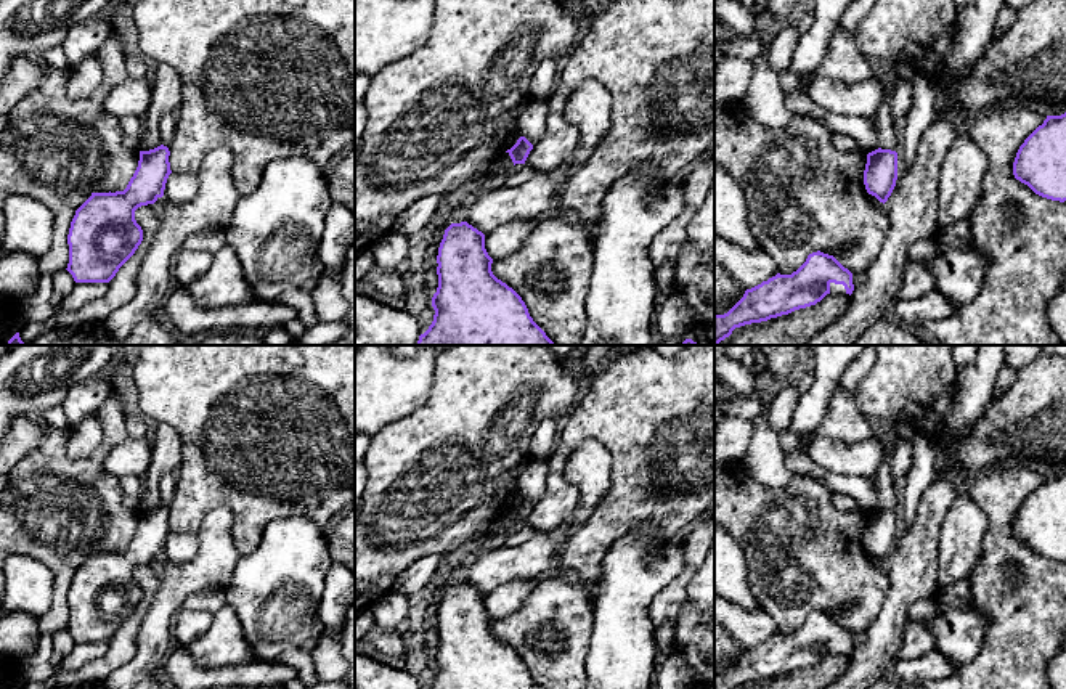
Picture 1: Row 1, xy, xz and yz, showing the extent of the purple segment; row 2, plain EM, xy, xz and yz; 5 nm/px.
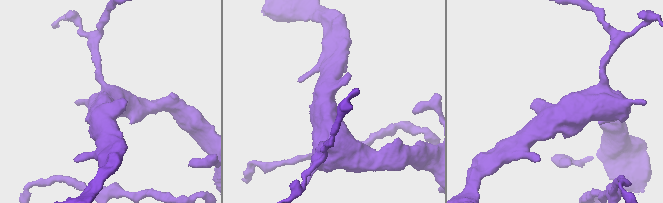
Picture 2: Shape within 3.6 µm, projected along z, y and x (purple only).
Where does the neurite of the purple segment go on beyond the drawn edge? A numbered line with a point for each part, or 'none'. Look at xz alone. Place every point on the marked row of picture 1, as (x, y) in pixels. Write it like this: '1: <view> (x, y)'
none

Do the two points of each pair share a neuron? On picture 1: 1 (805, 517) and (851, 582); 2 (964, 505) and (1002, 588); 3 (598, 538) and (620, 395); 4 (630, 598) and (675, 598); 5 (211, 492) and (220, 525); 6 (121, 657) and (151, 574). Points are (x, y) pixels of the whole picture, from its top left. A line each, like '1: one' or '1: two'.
1: one
2: two
3: one
4: two
5: two
6: one

